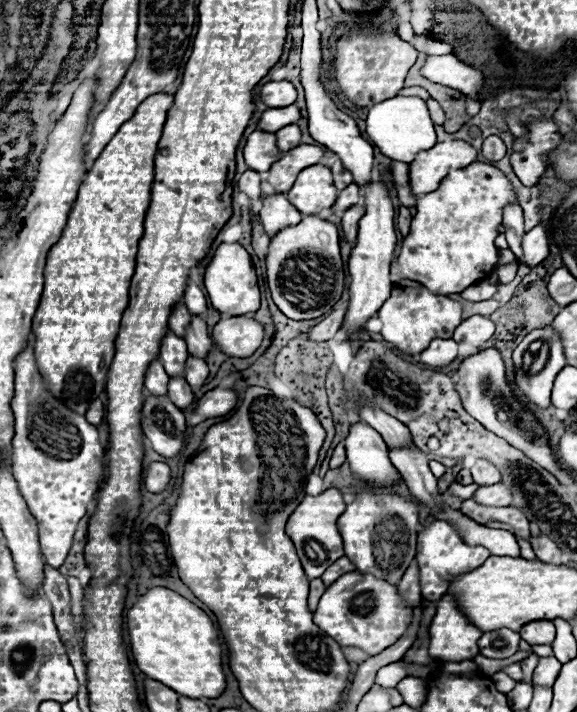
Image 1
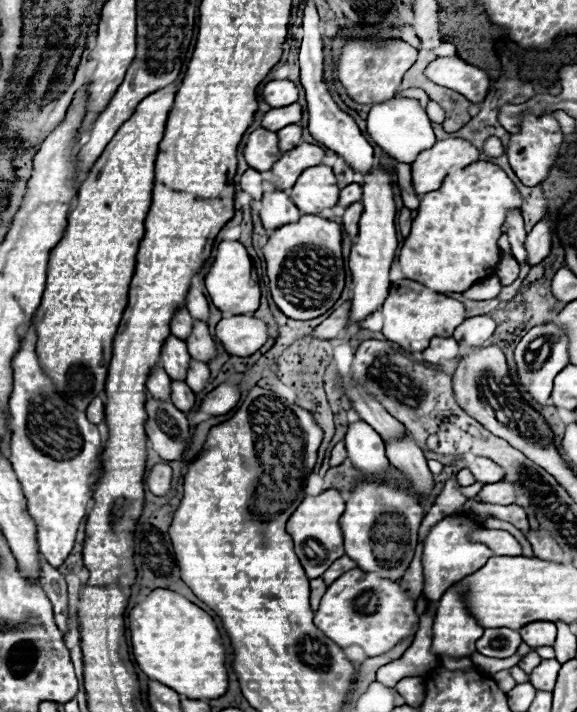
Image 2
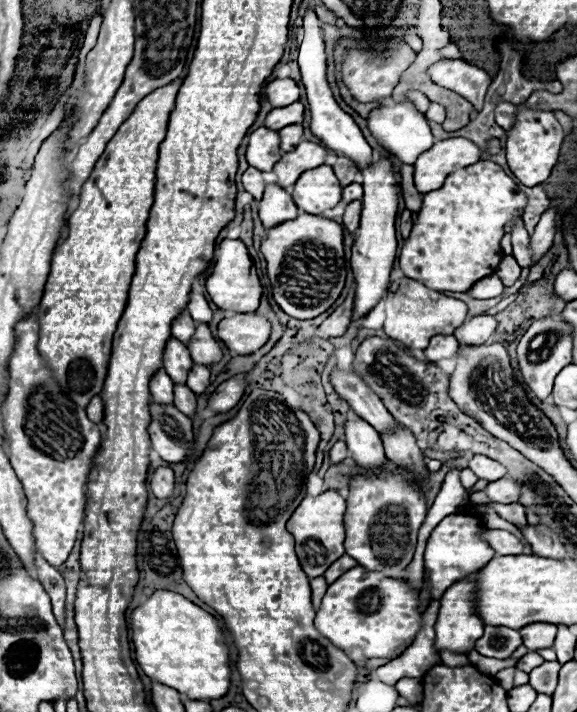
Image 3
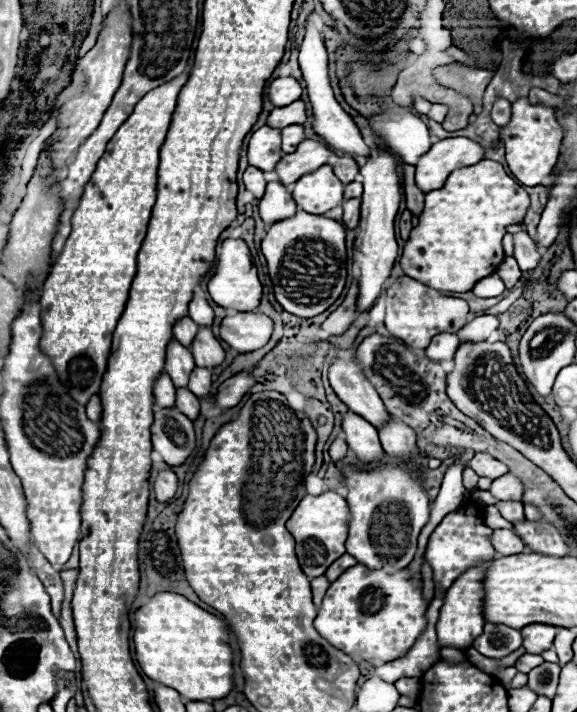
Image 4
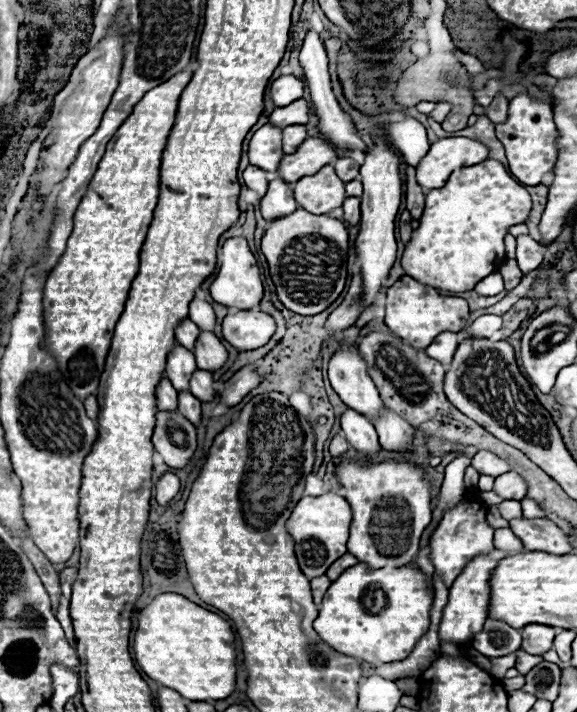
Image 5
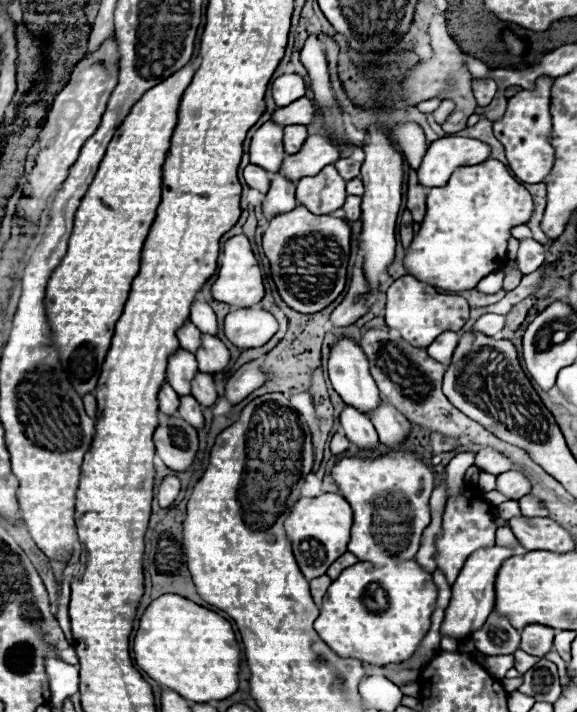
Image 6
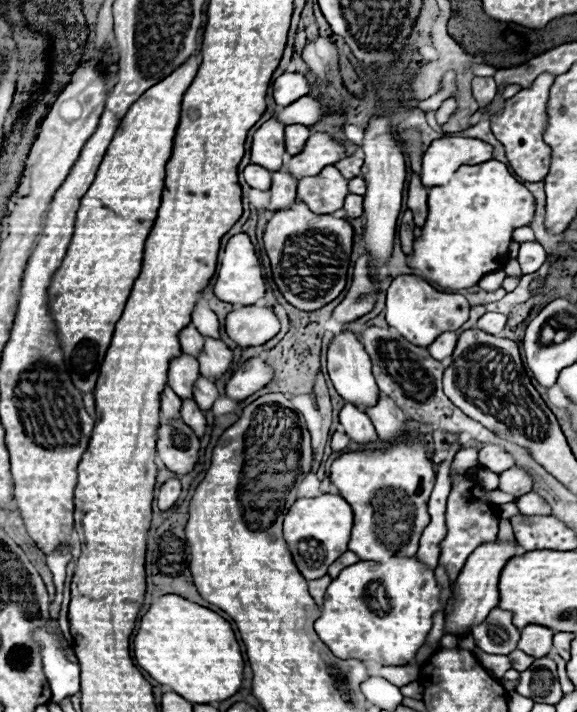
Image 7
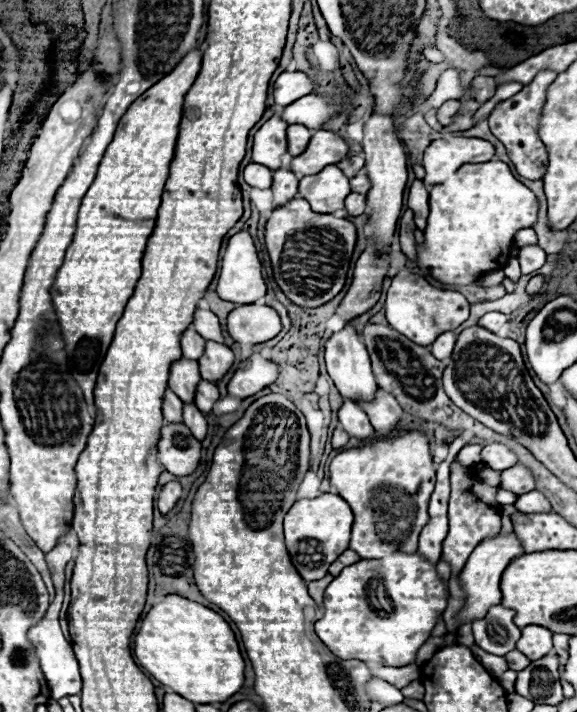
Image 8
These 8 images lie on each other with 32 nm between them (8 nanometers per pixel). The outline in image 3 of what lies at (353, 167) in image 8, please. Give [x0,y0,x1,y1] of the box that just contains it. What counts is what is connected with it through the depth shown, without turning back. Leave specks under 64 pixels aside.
[332,156,358,186]

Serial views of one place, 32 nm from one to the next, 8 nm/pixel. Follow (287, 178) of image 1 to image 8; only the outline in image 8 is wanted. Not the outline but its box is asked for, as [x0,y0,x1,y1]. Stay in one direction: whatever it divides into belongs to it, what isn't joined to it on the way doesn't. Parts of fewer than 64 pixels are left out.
[290,130,348,178]

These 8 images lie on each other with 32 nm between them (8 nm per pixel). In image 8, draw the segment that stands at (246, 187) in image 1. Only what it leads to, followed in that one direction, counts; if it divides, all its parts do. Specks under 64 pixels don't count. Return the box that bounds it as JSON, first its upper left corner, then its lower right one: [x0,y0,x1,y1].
[244,162,272,188]

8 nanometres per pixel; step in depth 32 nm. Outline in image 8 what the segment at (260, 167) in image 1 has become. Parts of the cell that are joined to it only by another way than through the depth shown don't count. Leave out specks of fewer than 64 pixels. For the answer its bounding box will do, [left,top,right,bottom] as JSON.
[252,110,288,168]

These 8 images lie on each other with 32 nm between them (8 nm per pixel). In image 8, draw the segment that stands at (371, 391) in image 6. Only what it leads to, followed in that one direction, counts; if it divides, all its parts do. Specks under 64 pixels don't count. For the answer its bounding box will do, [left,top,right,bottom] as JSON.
[324,322,376,400]

